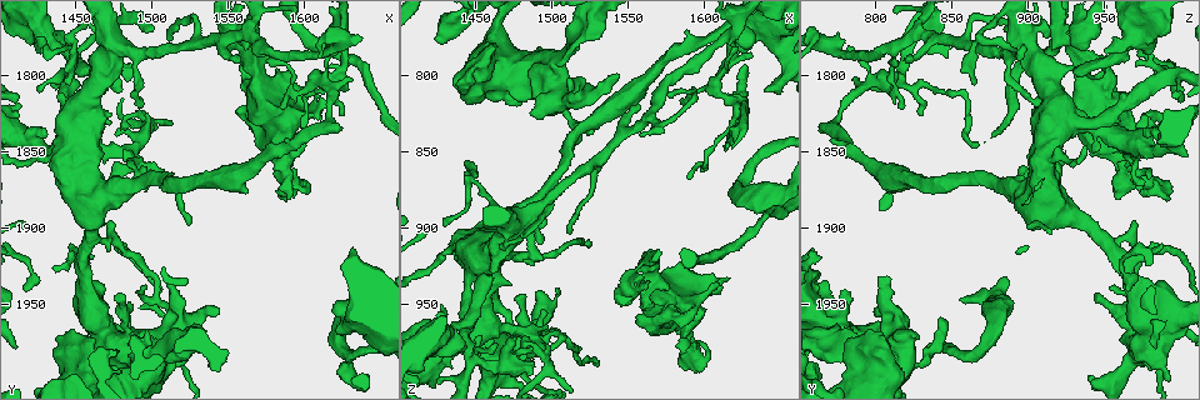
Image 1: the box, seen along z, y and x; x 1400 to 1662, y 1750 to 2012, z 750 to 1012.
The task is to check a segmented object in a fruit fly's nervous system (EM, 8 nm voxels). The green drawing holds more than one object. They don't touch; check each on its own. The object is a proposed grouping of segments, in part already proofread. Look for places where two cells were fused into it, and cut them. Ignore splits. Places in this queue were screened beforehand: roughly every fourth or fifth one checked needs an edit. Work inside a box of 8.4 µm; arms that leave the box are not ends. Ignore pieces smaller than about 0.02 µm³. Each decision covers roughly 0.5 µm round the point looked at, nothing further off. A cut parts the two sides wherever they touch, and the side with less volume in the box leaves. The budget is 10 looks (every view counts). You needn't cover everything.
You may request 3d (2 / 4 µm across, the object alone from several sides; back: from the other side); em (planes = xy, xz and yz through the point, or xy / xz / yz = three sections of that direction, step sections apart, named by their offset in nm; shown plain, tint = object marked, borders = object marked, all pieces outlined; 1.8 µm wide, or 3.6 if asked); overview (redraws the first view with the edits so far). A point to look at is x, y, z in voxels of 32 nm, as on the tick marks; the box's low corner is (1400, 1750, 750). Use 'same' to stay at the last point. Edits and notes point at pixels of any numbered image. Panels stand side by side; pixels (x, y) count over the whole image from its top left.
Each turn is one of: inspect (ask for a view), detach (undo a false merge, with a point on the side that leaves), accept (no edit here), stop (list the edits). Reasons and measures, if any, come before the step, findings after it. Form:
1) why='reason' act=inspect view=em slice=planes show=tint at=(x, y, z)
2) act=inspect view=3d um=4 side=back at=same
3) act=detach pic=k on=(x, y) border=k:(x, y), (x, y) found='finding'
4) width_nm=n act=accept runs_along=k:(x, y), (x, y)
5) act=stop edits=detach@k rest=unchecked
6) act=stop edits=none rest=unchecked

why='thin neck' act=inspect view=em um=3.6 slice=planes show=tint at=(1504, 1984, 794)

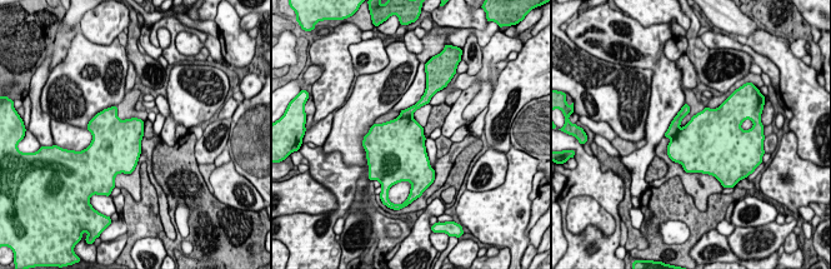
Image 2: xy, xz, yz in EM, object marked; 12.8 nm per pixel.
act=detach pic=2 on=(408, 113) part_leaving=2:(686, 108), (667, 134) found='a second cell is stuck on'

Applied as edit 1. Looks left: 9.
why='redraw' act=inspect view=overview

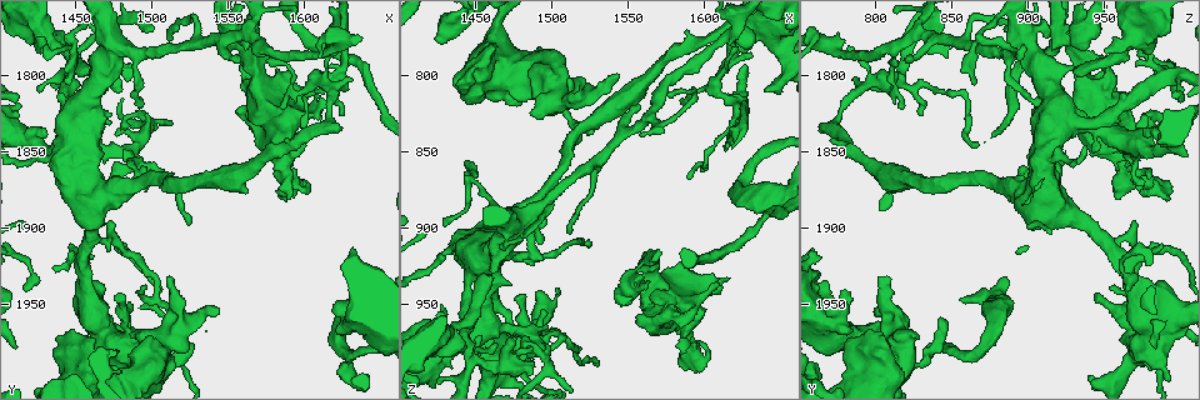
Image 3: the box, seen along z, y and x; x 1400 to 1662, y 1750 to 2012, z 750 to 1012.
why='sudden change in width' act=inspect view=em um=3.6 slice=planes show=tint at=(1630, 1960, 770)

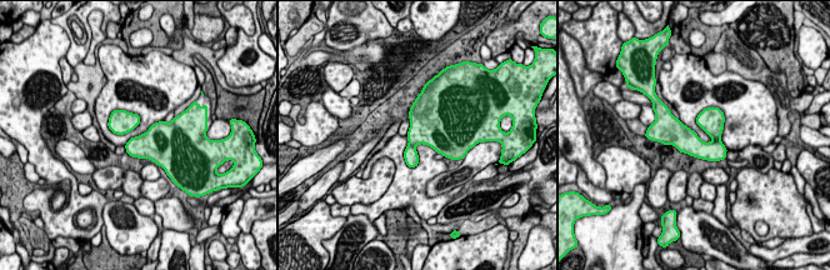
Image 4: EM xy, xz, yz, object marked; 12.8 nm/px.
act=accept found='continuous, no second cell'

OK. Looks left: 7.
why='three-way junction' act=inspect view=em slice=planes show=tint at=(1564, 1778, 928)

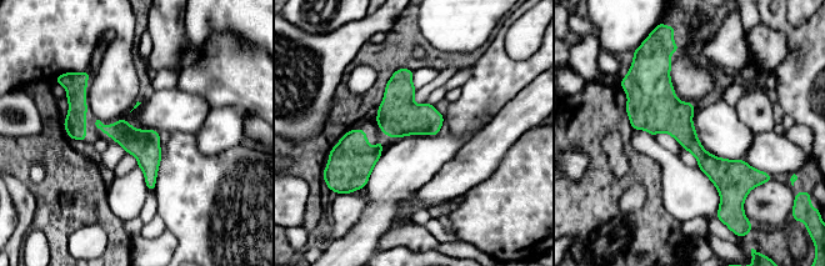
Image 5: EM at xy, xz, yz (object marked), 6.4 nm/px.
act=accept runs_along=5:(655, 69), (655, 101), (733, 196) found='one cell here'

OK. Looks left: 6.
act=stop edits=detach@2 rest=unchecked

